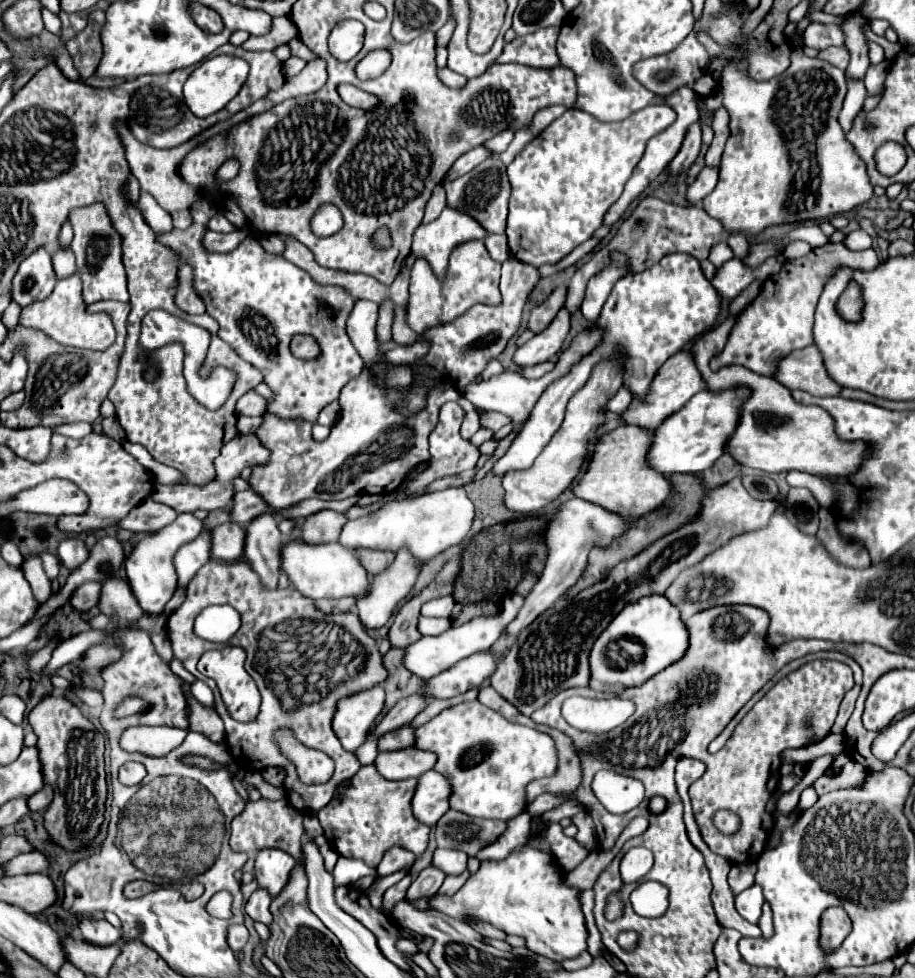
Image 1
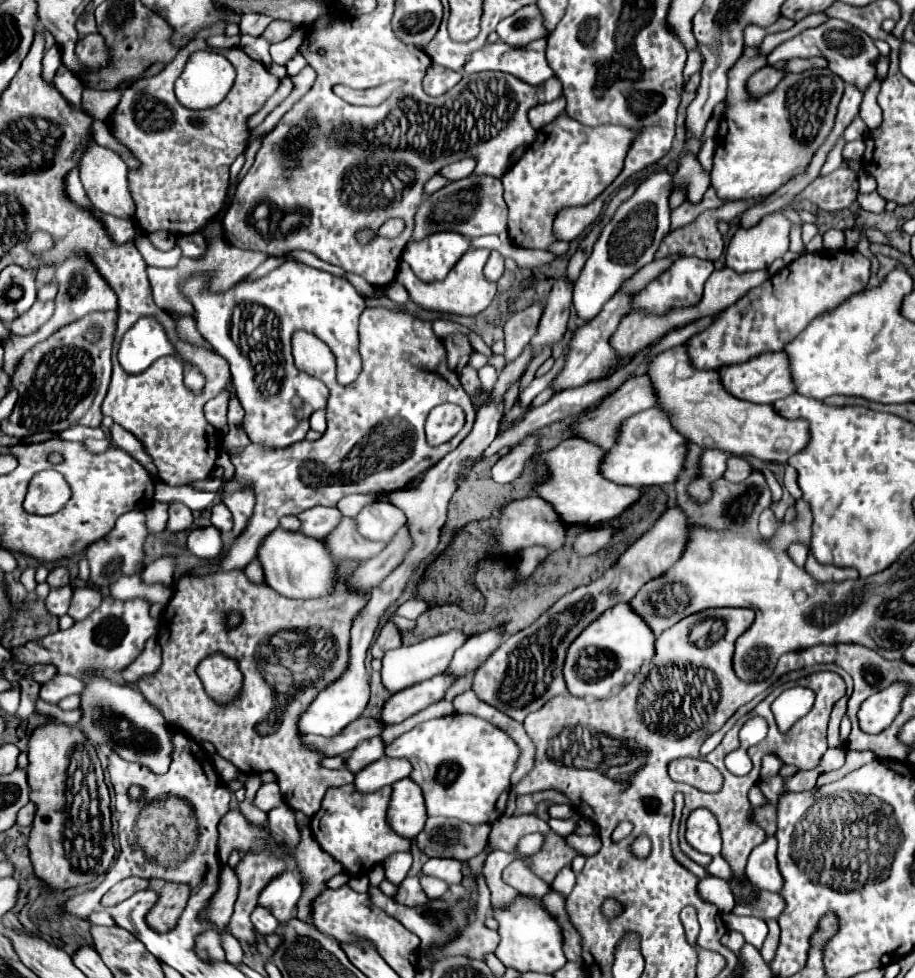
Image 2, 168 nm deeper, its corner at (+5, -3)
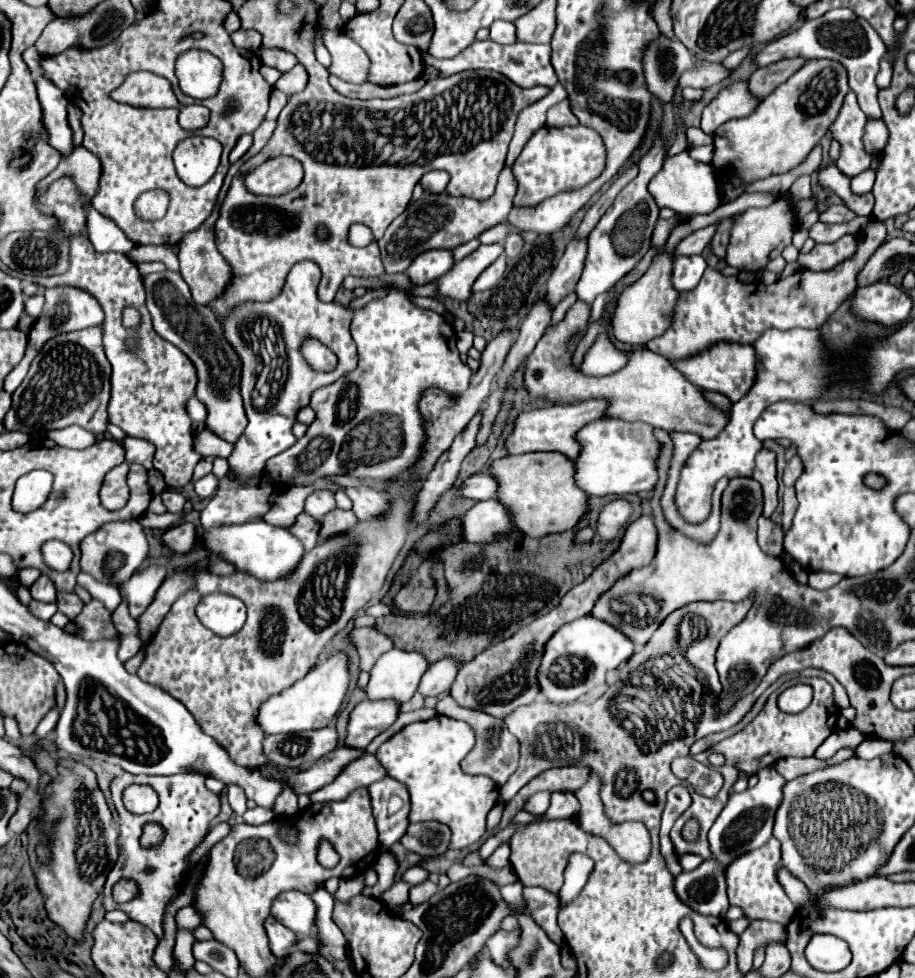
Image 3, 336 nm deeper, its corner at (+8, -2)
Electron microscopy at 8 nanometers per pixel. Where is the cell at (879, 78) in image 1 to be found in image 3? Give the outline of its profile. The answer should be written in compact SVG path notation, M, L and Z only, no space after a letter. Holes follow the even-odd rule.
M870 118L866 122L866 130L864 130L864 148L868 154L880 154L880 150L886 146L886 140L888 140L888 130L886 130L886 124L882 120L876 120L876 118Z

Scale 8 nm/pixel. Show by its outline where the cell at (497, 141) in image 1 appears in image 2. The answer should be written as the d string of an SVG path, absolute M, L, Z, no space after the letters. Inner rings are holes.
M461 159L461 161L451 163L451 165L447 165L445 169L441 169L439 175L445 177L445 179L451 183L451 181L469 177L469 175L473 173L473 169L475 169L475 161L473 161L473 159Z

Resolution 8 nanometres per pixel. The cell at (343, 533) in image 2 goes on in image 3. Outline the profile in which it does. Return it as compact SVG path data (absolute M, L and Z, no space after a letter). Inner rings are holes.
M338 510L336 512L330 512L324 520L322 520L322 526L320 526L320 536L318 540L320 542L326 542L338 534L346 534L350 532L354 526L358 524L358 518L354 516L354 512L344 512L344 510Z

